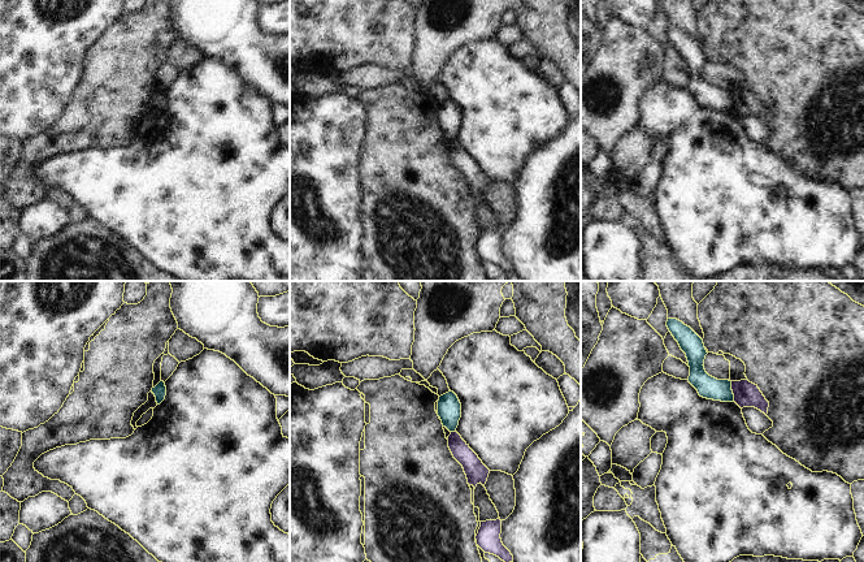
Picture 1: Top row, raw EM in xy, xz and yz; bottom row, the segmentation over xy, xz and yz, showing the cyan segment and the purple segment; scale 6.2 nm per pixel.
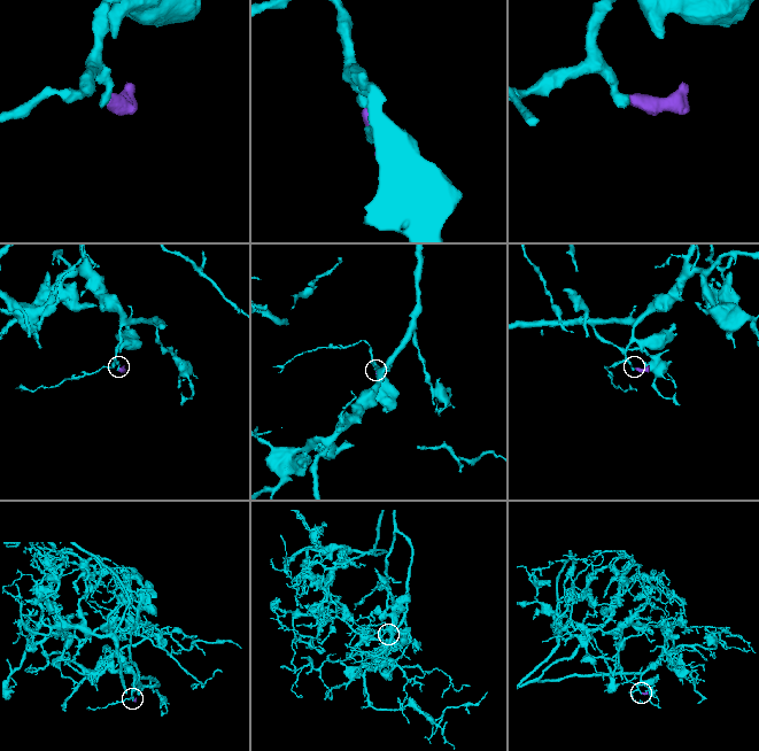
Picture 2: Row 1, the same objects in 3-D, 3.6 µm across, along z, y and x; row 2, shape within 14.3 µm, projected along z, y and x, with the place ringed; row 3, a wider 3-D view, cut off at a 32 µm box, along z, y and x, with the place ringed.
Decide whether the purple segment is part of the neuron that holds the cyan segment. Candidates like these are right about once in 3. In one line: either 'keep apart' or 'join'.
keep apart

